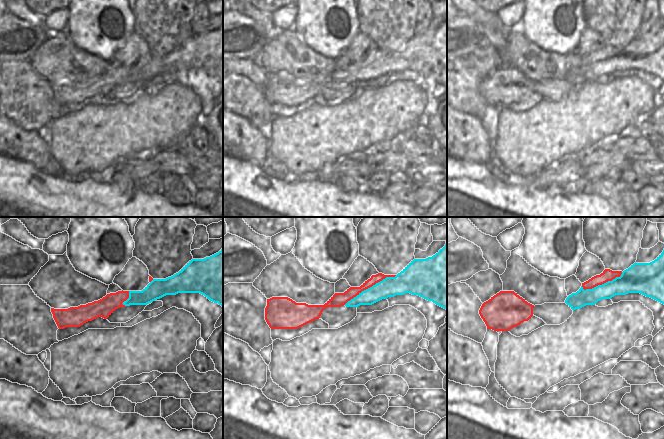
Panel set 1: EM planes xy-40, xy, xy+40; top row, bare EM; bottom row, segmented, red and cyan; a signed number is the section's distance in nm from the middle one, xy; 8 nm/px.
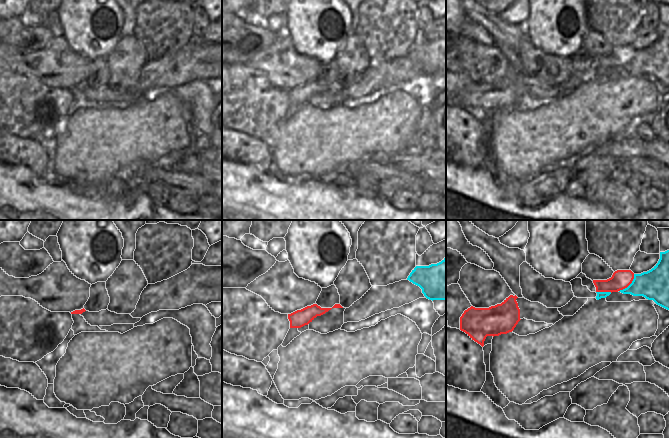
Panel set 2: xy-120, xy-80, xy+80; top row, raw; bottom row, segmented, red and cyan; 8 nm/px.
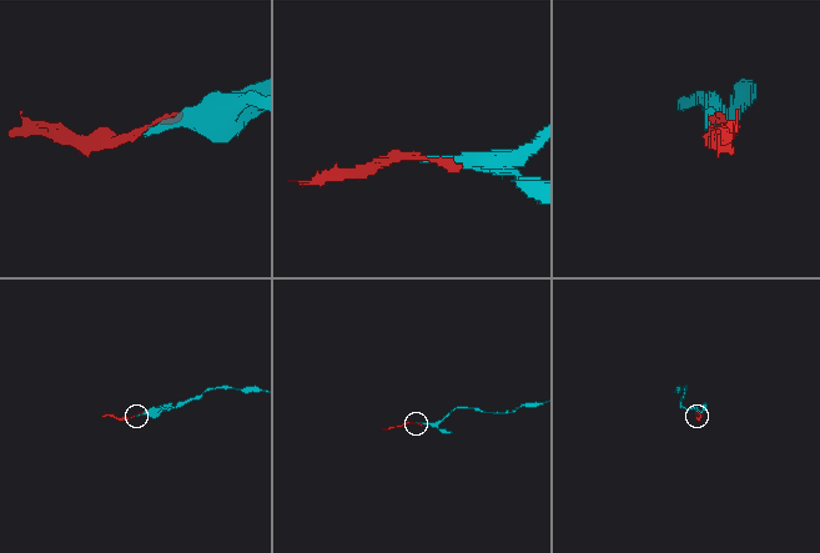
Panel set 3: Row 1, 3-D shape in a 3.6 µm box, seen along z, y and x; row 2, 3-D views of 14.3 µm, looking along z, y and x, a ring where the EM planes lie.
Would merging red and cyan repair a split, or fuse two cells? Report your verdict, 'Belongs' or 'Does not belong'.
Belongs.

